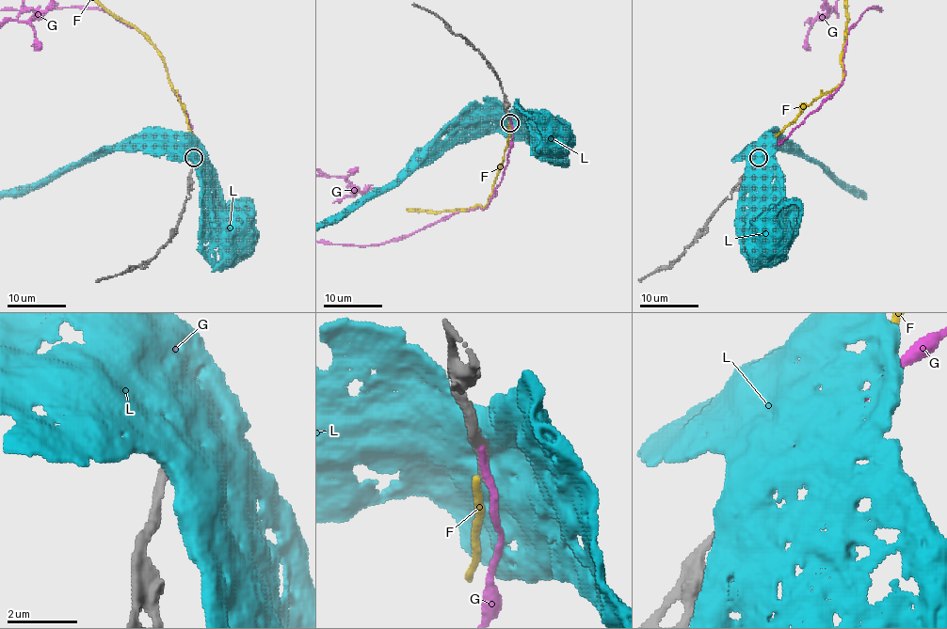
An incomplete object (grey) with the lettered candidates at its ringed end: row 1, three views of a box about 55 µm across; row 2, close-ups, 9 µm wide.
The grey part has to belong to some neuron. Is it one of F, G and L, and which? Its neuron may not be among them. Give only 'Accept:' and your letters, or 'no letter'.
Accept: no letter

